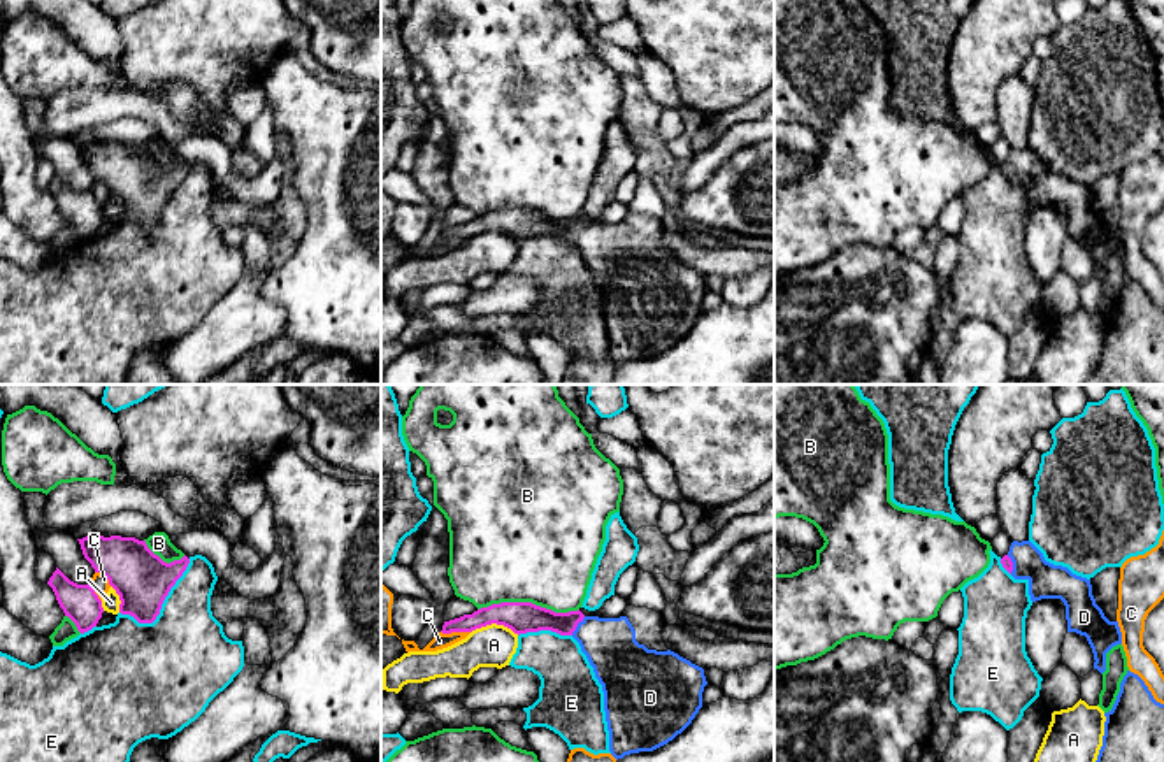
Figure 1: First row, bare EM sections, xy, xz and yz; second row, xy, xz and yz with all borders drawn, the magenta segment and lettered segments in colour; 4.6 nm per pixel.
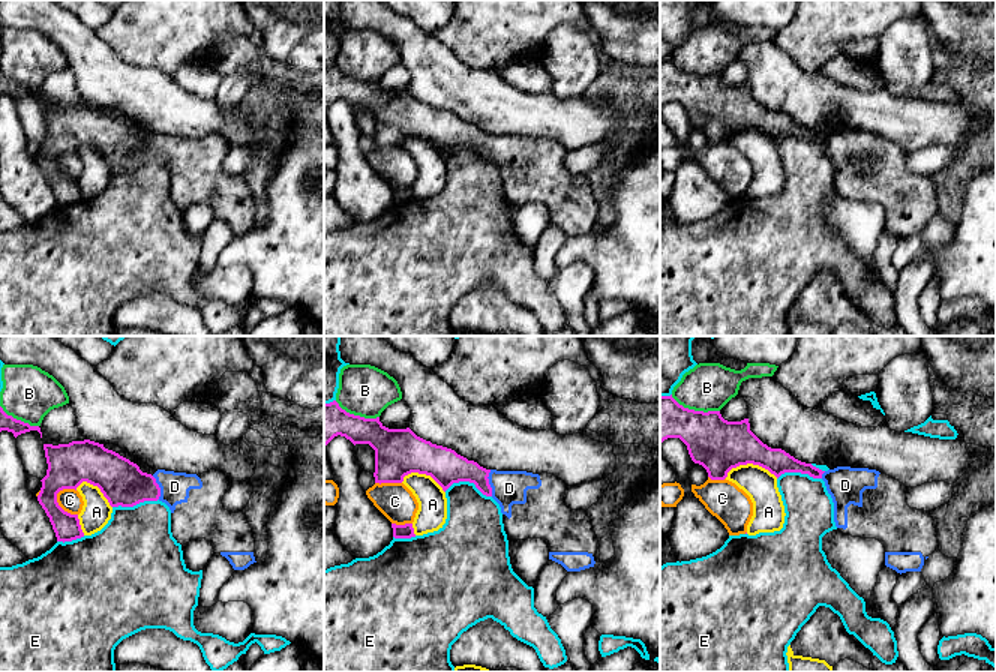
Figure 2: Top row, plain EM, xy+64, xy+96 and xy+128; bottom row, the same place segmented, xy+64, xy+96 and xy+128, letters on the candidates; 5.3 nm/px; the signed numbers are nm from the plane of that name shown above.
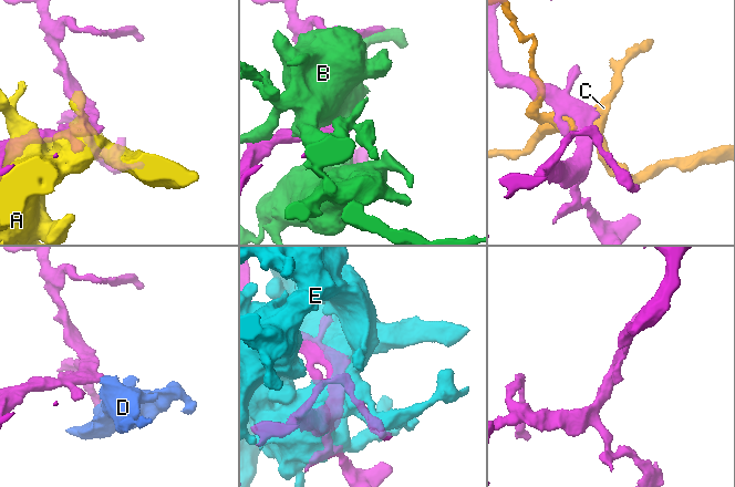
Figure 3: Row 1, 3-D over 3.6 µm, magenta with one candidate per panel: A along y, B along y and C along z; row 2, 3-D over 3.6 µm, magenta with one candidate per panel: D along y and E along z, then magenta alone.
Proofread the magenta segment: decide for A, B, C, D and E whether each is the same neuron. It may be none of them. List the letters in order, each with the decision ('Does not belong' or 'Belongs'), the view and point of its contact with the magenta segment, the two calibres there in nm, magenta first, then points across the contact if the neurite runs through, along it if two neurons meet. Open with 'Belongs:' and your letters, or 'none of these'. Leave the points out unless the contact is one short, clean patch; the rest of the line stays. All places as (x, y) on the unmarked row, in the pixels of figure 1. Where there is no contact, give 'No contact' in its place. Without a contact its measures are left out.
Belongs: D
A: Does not belong. Touches magenta at xz (495, 229). Thickness 140 nm (magenta) against 190 nm
B: Does not belong. Touches magenta at xz (527, 209). Thickness 140 nm (magenta) against 500 nm
C: Does not belong. Touches magenta at xz (455, 237). Thickness 110 nm (magenta) against 70 nm
D: Belongs. Touches magenta at xz (576, 232). Thickness 140 nm (magenta) against 240 nm. Path across: xz (524, 223), (576, 232), (589, 237), (618, 267)
E: Does not belong. Touches magenta at xy (160, 213). Thickness 260 nm (magenta) against 420 nm

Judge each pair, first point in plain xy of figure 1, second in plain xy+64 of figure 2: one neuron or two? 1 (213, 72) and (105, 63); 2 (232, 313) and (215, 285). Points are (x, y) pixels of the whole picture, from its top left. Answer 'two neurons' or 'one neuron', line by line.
1: two neurons
2: one neuron

